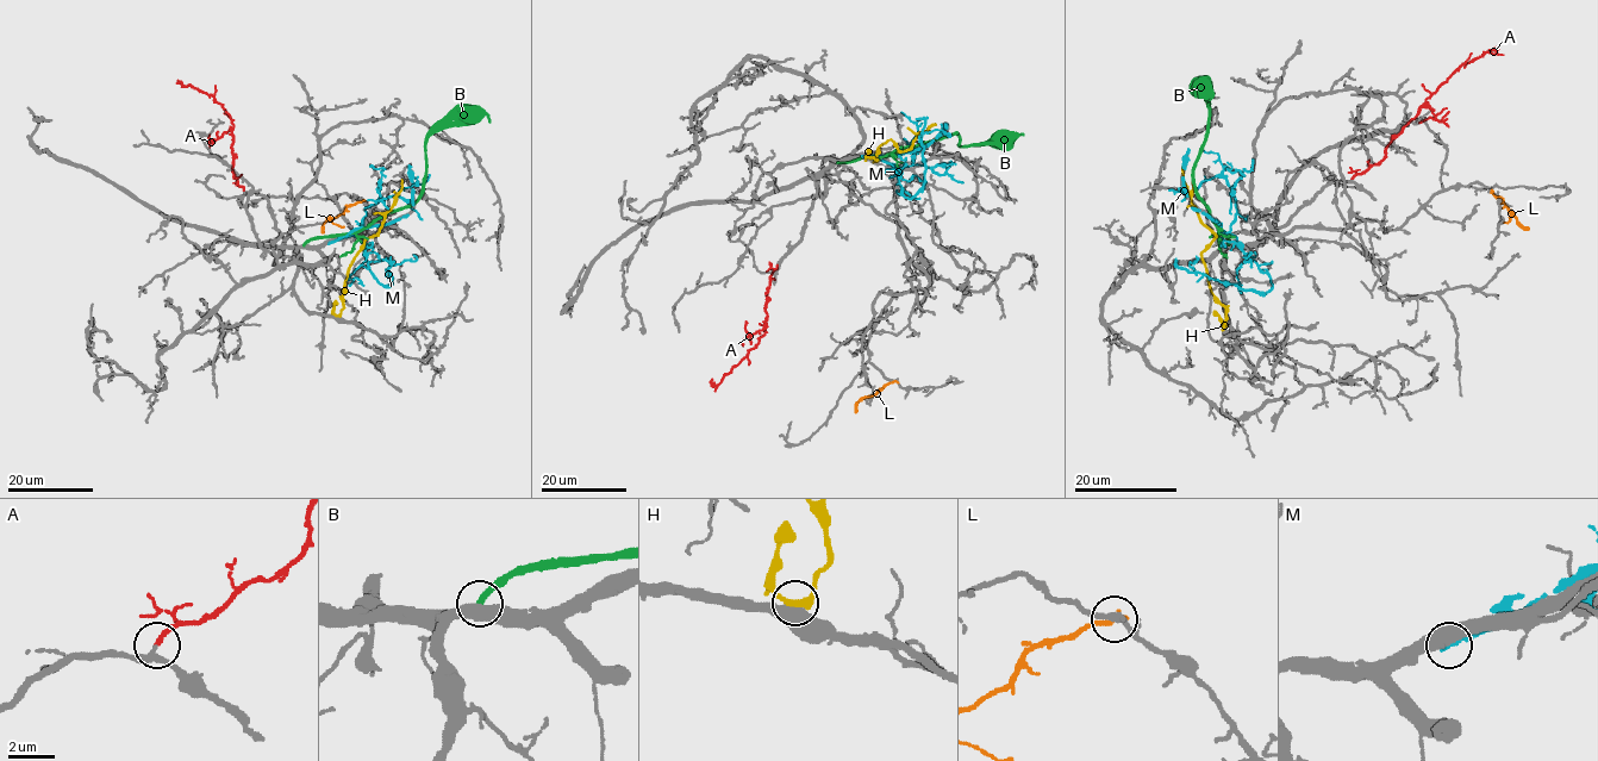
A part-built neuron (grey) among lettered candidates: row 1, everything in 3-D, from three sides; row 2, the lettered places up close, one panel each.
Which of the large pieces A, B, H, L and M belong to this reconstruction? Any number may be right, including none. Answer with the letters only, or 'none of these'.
A

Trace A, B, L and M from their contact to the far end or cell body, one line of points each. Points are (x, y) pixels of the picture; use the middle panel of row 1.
A: (776, 264), (766, 292), (765, 331), (718, 384), (712, 379)
B: (837, 162), (887, 156), (954, 132), (960, 137), (960, 145), (1006, 143), (1024, 135)
L: (896, 381), (863, 397), (856, 403), (855, 412)
M: (863, 156), (890, 163), (898, 173), (903, 193), (911, 199), (924, 181), (922, 135), (934, 130), (947, 135)

